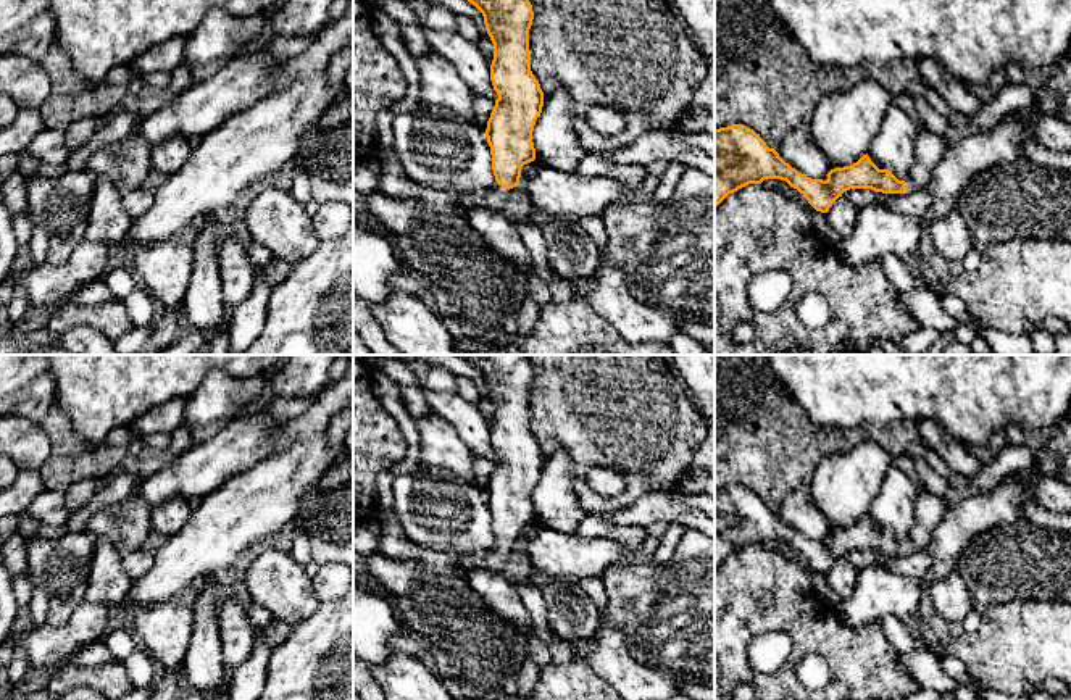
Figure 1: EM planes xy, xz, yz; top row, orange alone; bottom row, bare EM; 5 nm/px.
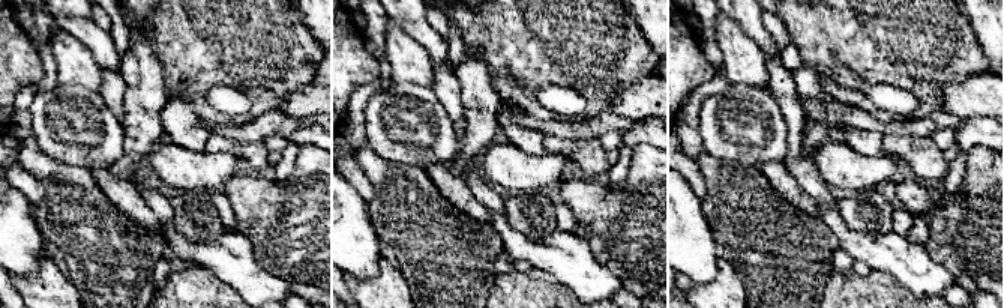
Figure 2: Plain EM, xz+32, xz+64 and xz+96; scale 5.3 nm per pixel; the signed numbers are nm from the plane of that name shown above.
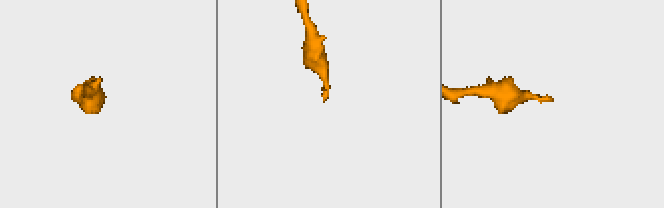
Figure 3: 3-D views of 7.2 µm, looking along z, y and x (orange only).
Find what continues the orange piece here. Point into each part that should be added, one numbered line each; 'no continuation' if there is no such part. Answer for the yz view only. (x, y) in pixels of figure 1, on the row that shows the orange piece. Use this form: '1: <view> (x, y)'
1: yz (929, 149)

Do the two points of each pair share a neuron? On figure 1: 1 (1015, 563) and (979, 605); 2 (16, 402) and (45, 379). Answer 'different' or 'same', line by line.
1: same
2: same

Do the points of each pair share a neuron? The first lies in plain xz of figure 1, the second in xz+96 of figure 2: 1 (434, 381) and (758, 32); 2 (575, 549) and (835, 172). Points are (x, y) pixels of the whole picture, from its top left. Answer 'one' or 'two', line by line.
1: one
2: one

